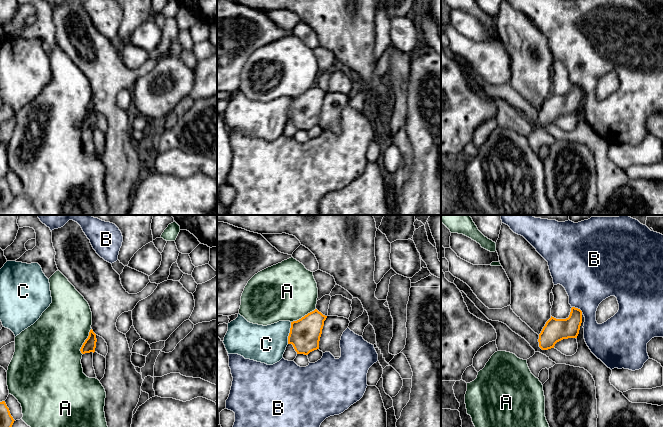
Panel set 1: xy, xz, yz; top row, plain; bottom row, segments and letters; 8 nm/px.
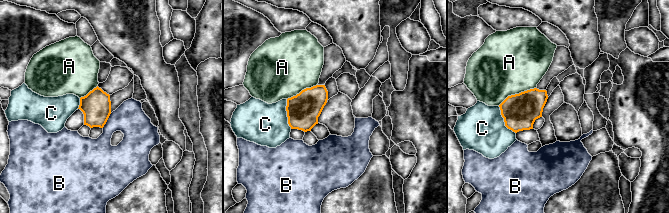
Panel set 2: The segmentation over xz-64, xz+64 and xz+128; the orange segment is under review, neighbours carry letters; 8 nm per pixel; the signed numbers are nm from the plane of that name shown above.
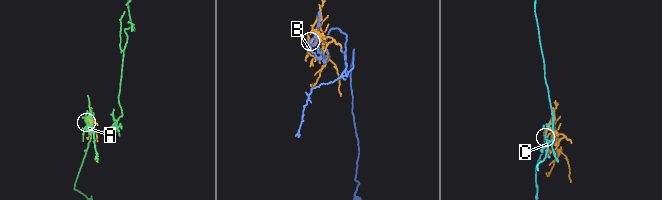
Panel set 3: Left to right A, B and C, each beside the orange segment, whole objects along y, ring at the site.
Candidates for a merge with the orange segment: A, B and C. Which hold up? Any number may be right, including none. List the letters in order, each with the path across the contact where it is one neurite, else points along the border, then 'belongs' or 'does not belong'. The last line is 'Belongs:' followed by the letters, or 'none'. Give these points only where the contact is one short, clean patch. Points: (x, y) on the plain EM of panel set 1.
A: does not belong
B: belongs
C: does not belong
Belongs: B

